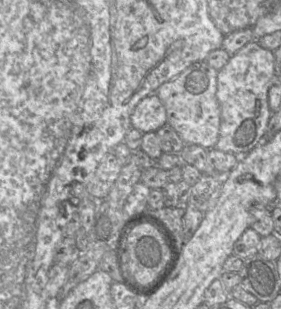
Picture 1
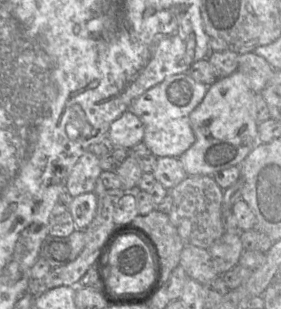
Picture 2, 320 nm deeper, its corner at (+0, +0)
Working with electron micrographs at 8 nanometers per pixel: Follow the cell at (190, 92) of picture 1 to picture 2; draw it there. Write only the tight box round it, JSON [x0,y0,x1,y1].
[128,73,208,157]

